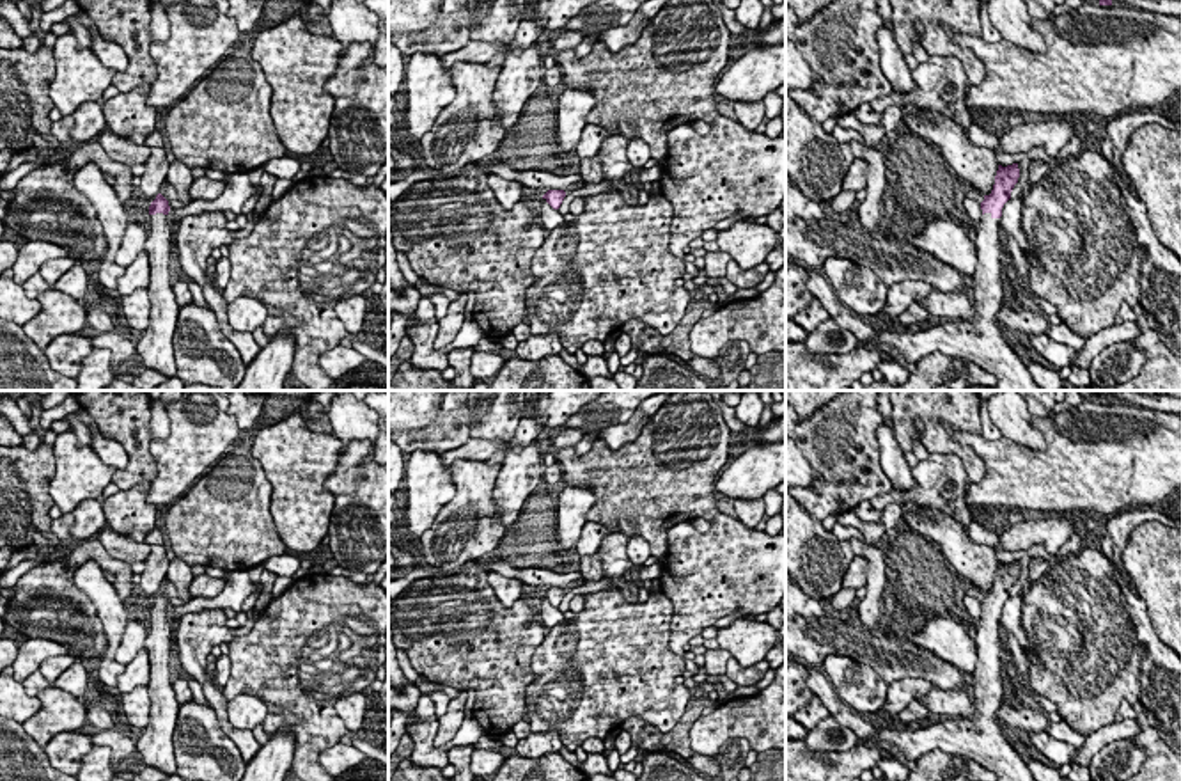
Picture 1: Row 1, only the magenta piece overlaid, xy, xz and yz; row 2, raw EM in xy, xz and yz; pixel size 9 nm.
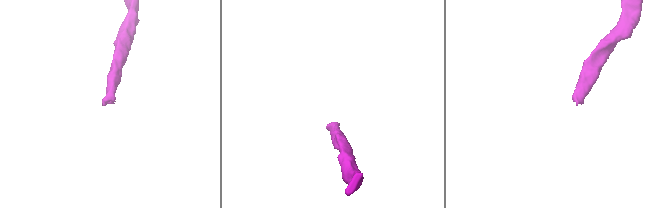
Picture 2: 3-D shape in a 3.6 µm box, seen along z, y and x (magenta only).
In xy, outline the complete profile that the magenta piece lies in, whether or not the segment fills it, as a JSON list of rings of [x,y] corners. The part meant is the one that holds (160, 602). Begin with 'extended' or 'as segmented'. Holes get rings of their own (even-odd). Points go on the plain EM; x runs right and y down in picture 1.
extended | [[[158,591],[149,604],[147,637],[144,650],[149,653],[151,680],[147,692],[151,698],[151,721],[135,737],[135,746],[145,767],[160,769],[174,776],[177,772],[174,754],[174,728],[179,703],[172,687],[170,648],[174,646],[174,625],[168,618],[168,598]]]

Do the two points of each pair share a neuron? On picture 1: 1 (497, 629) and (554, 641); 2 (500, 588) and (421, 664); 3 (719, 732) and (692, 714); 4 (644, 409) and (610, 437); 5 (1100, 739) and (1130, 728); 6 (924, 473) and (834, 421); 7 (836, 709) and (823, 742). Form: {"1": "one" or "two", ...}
{"1": "two", "2": "two", "3": "two", "4": "one", "5": "one", "6": "two", "7": "two"}

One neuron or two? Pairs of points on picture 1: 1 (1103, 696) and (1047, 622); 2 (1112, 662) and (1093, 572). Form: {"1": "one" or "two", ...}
{"1": "one", "2": "one"}

